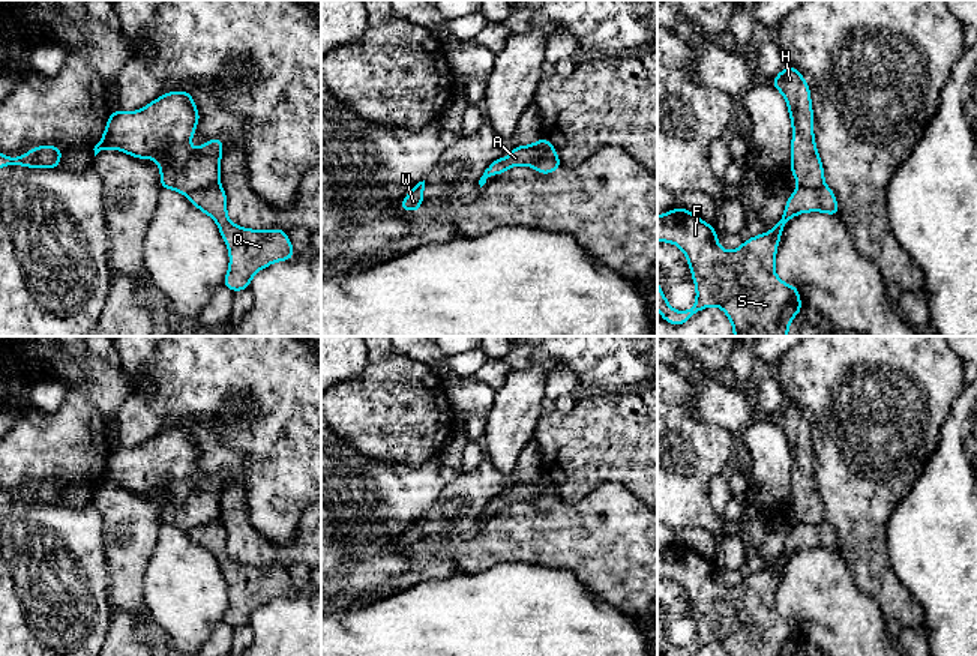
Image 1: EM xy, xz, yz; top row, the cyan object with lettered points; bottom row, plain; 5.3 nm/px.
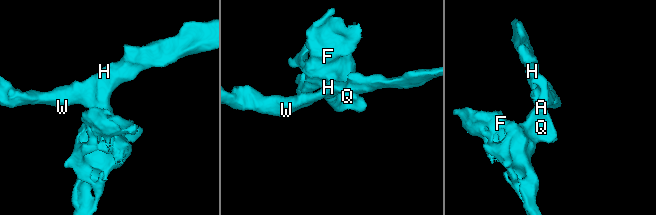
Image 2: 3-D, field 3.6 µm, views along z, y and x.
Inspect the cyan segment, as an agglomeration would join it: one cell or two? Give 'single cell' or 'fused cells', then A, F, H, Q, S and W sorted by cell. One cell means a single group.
fused cells; groups A H W / F Q S

